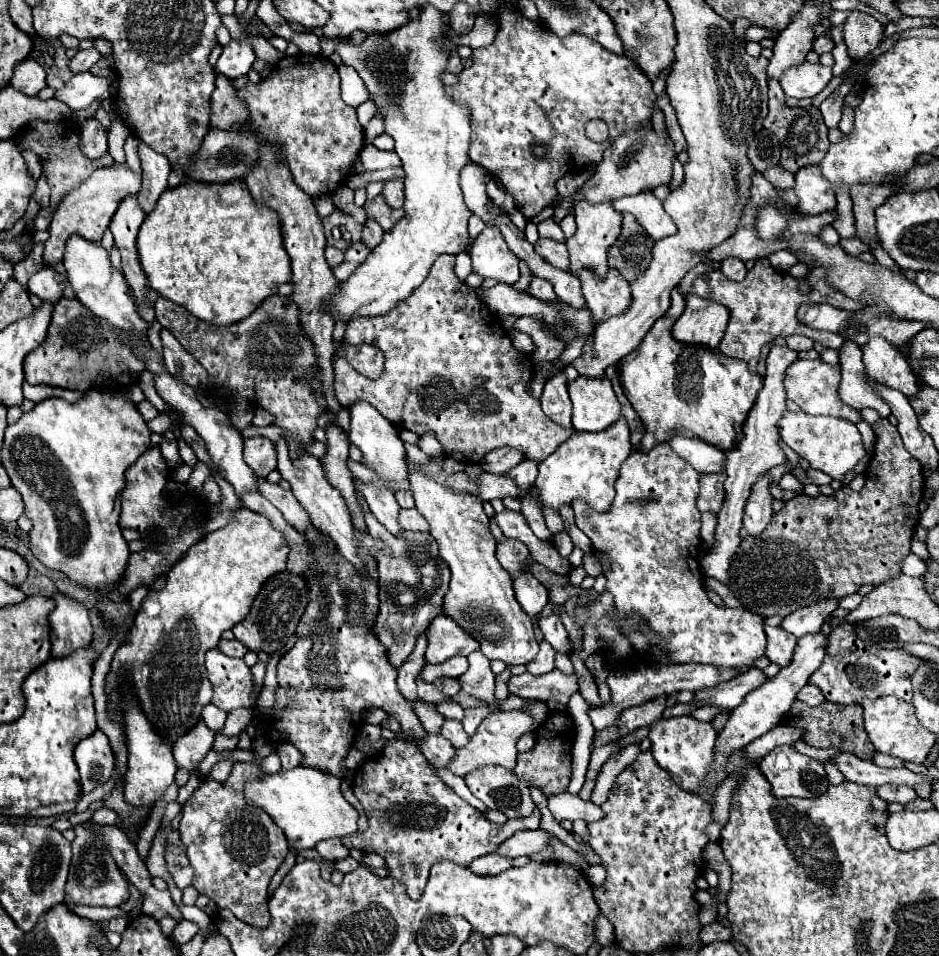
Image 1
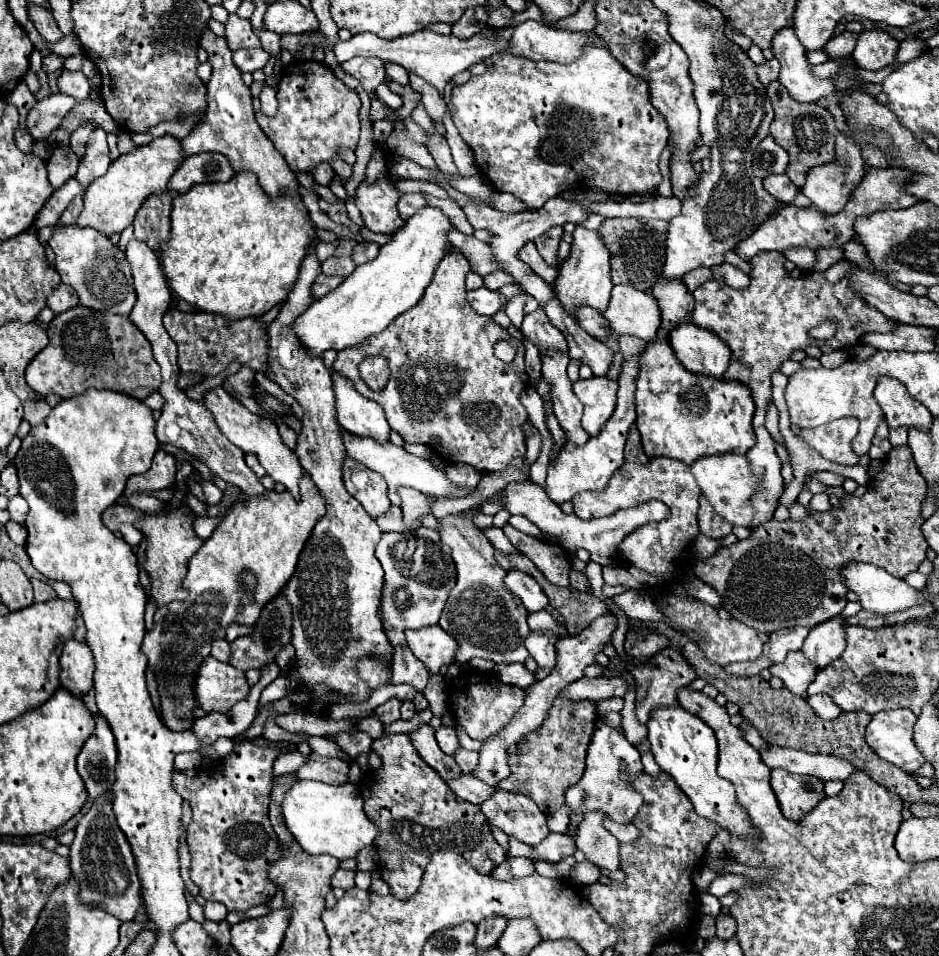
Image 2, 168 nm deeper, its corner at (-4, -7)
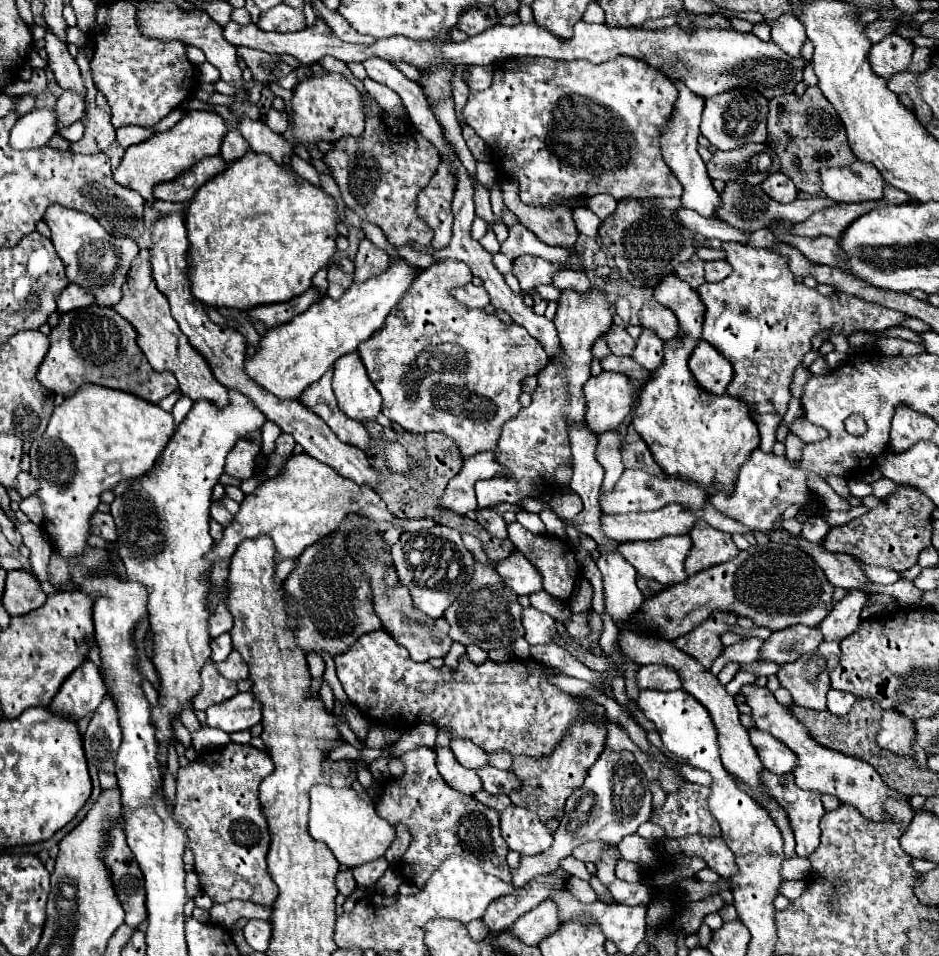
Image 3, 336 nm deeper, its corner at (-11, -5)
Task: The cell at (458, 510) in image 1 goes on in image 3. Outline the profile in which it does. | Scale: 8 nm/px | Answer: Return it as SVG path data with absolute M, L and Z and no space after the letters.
M476 561L472 581L462 589L460 597L444 613L446 621L450 623L452 641L462 645L476 643L486 651L512 645L518 637L524 637L520 615L522 607L518 603L518 595L504 585L502 577L494 571L494 565L482 565L480 561Z

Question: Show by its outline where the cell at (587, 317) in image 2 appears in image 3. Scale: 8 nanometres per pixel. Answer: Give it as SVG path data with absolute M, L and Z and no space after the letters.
M612 325L610 331L606 333L606 339L608 339L610 351L612 351L614 355L626 355L626 357L632 357L632 351L634 351L634 347L636 347L636 341L626 333L624 327Z

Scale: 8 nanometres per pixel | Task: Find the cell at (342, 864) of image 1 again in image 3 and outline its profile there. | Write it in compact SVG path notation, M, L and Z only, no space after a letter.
M351 869L338 872L336 875L336 887L339 893L346 895L346 897L348 897L348 895L354 891L356 881L354 881L354 877L352 877Z

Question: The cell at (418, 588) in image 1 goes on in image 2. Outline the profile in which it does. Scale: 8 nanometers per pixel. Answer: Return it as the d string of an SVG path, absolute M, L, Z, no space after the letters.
M411 529L403 533L383 533L375 547L375 557L383 565L385 585L381 613L385 635L393 647L407 647L405 631L435 625L441 617L449 591L455 587L455 563L451 549L439 541L435 529Z

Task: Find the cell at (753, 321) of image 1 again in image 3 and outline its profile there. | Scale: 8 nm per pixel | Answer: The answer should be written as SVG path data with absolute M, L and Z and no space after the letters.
M722 243L722 249L726 253L726 261L732 265L732 273L720 283L702 283L696 289L706 307L702 339L714 345L718 353L732 363L734 377L728 385L728 395L746 403L750 417L760 429L760 449L770 453L776 441L776 427L786 415L788 401L792 399L788 389L792 373L802 363L802 357L812 349L812 337L824 329L842 333L846 337L854 331L886 331L888 327L894 327L902 319L906 319L906 315L876 303L866 303L846 293L832 293L830 297L824 297L816 289L808 289L806 285L796 283L794 275L790 273L788 261L772 253L770 249L756 249L738 243Z

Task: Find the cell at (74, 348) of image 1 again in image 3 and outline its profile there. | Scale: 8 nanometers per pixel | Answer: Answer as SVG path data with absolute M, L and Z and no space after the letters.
M90 305L60 315L58 327L50 333L50 349L36 377L46 389L64 397L74 395L84 383L94 383L128 391L150 403L160 403L178 389L178 381L172 373L154 371L146 357L142 357L142 351L136 345L134 327L112 307L100 305Z

